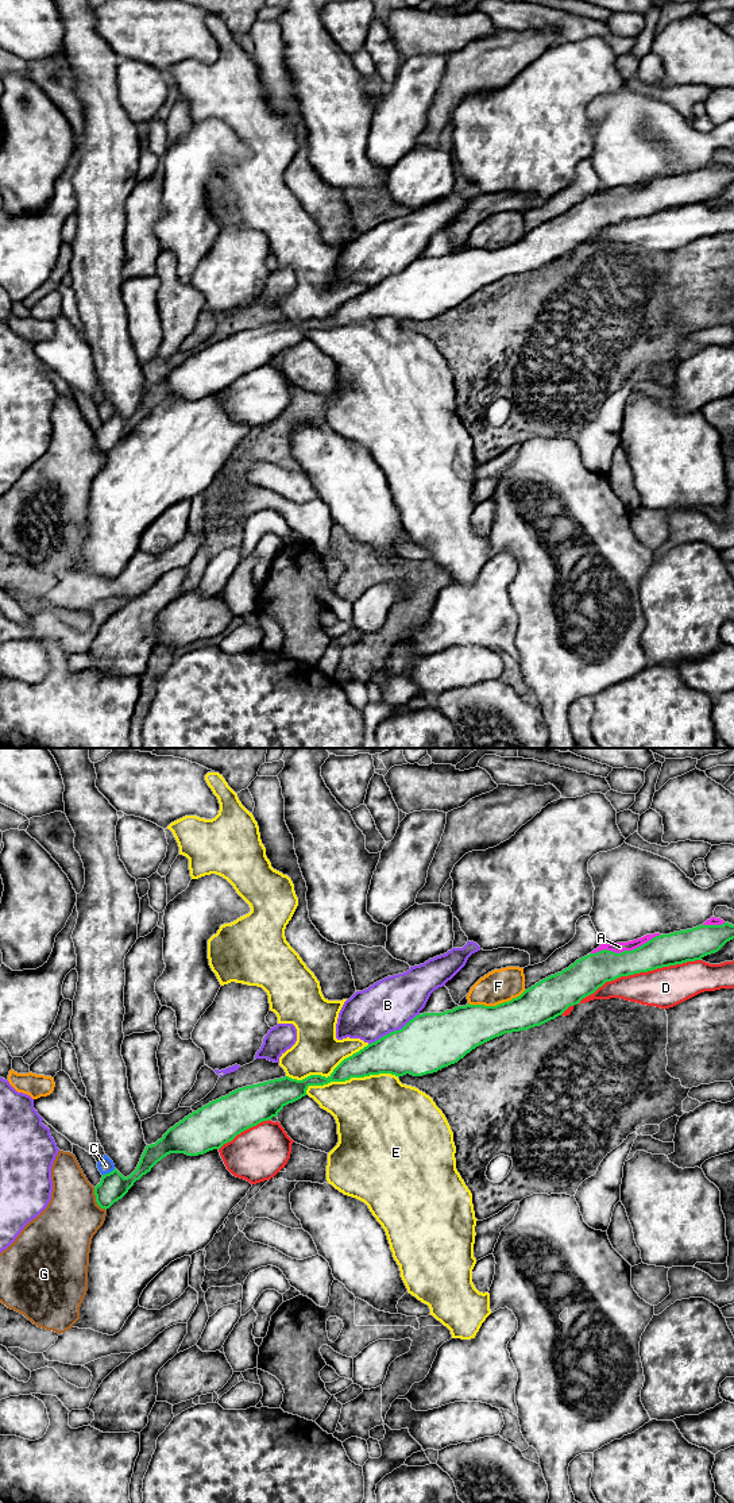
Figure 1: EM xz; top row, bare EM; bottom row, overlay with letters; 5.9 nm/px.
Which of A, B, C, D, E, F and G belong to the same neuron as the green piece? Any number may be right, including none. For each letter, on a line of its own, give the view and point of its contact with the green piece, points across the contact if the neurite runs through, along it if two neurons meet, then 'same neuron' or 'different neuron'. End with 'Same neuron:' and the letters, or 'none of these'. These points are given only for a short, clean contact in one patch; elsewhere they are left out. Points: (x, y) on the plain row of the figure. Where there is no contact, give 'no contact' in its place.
A: xz (625, 195) | different neuron
B: xz (394, 274) | different neuron
C: xz (109, 416) | along xz (115, 412), (103, 419) | different neuron
D: xz (638, 216) | same neuron
E: xz (350, 322) | different neuron
F: xz (497, 249) | different neuron
G: xz (96, 443) | different neuron
Same neuron: D

